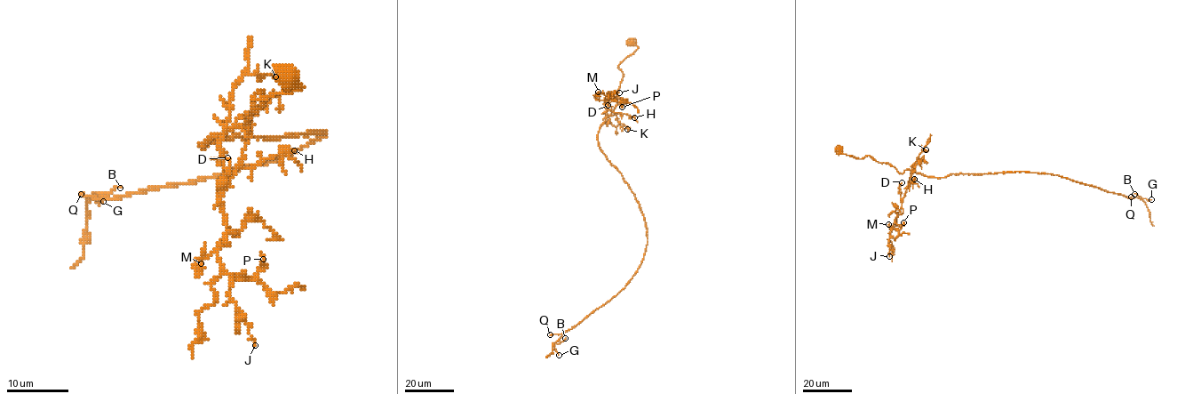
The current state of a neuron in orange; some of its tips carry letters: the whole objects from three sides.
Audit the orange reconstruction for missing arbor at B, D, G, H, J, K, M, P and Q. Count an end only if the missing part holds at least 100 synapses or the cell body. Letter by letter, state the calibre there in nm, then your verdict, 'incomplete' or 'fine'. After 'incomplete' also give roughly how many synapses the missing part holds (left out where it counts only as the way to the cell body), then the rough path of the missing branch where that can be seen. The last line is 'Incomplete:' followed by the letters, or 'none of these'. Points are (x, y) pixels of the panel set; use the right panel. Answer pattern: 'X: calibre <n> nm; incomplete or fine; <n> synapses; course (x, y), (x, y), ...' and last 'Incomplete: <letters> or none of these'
B: calibre 110 nm; fine
D: calibre 140 nm; fine
G: calibre 120 nm; fine
H: calibre 240 nm; fine
J: calibre 160 nm; fine
K: calibre 100 nm; fine
M: calibre 130 nm; fine
P: calibre 160 nm; fine
Q: calibre 200 nm; incomplete; 130 synapses; course (1131, 196), (1135, 196), (1134, 193), (1122, 188), (1097, 190), (1094, 200), (1086, 200), (1074, 189)
Incomplete: Q

